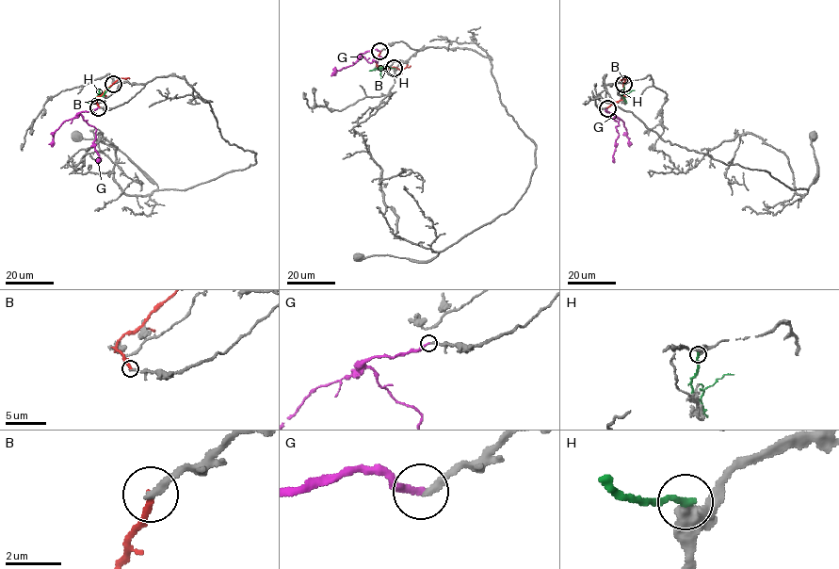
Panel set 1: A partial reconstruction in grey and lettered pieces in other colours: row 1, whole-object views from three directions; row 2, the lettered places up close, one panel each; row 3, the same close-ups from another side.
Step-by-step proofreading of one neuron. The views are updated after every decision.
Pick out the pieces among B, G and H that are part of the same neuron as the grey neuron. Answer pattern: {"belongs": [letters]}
{"belongs": ["G"]}

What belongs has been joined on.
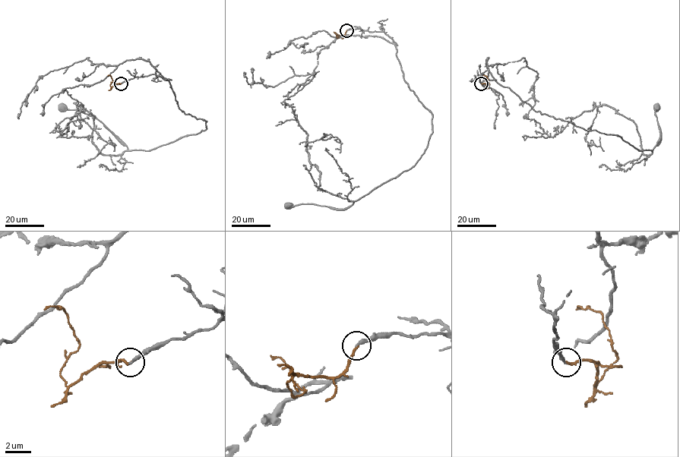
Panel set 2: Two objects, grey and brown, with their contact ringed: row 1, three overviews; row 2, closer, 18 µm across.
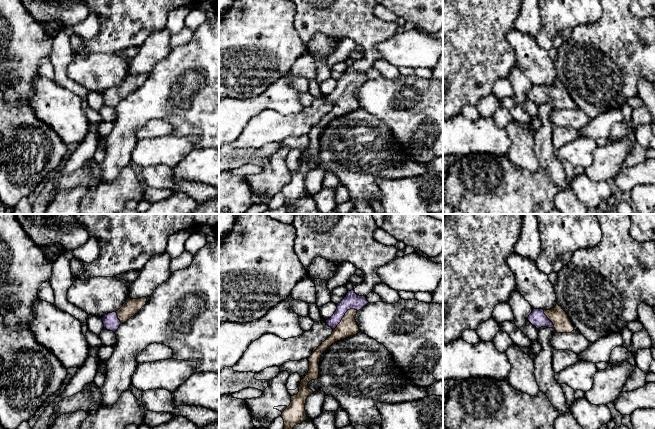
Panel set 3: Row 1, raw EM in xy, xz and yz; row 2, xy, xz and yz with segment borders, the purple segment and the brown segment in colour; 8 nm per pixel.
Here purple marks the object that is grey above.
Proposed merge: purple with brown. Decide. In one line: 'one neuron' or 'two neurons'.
one neuron

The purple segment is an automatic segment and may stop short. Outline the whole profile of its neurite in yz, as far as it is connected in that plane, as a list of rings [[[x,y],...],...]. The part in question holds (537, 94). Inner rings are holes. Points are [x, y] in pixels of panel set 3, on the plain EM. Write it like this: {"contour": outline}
{"contour": [[[558,80],[550,86],[533,85],[528,97],[537,105],[548,103],[553,104],[557,109],[571,109],[574,107],[571,96]]]}

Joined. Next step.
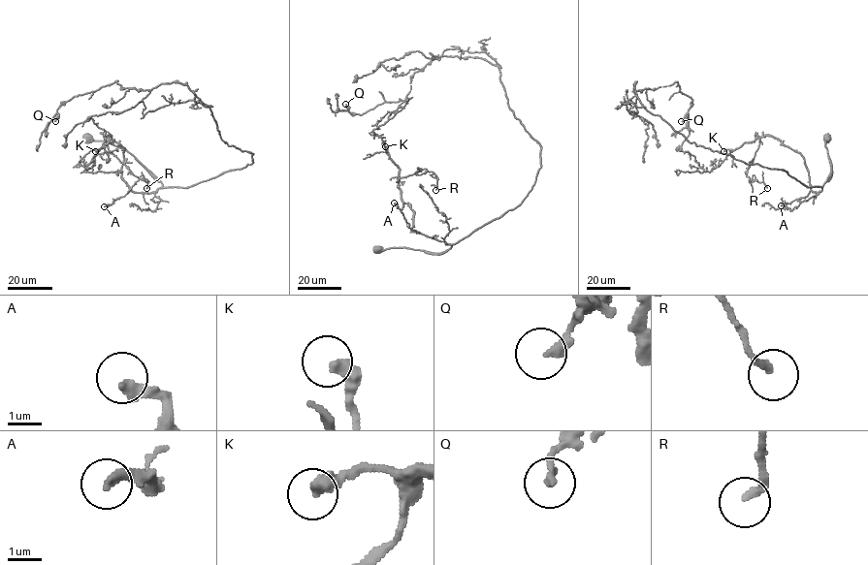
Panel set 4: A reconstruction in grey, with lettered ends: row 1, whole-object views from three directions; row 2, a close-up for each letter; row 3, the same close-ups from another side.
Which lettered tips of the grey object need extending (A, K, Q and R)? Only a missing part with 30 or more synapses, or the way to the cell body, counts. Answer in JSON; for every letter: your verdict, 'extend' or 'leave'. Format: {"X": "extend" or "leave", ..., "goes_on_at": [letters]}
{"A": "leave", "K": "extend", "Q": "leave", "R": "leave", "goes_on_at": ["K"]}

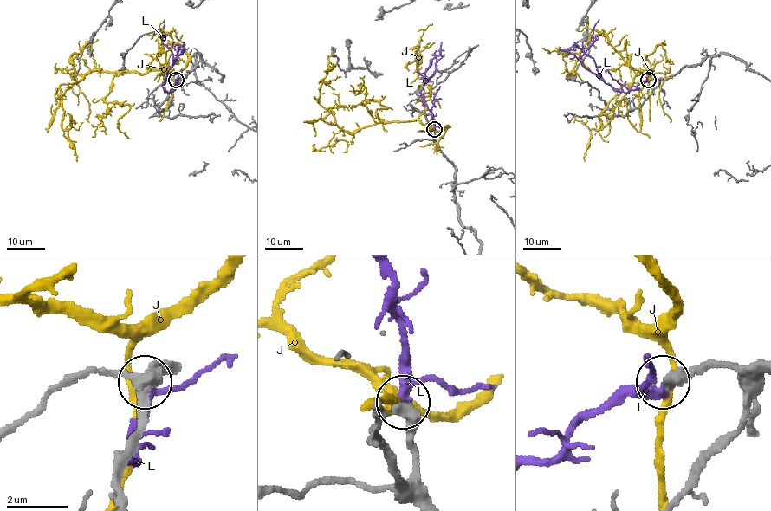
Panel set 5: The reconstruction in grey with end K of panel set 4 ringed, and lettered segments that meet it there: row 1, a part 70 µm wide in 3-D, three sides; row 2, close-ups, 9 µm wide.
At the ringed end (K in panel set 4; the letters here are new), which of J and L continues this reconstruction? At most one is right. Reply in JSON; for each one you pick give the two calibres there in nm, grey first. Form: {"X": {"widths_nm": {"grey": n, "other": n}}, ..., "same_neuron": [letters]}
{"L": {"widths_nm": {"grey": 440, "other": 240}}, "same_neuron": ["L"]}

